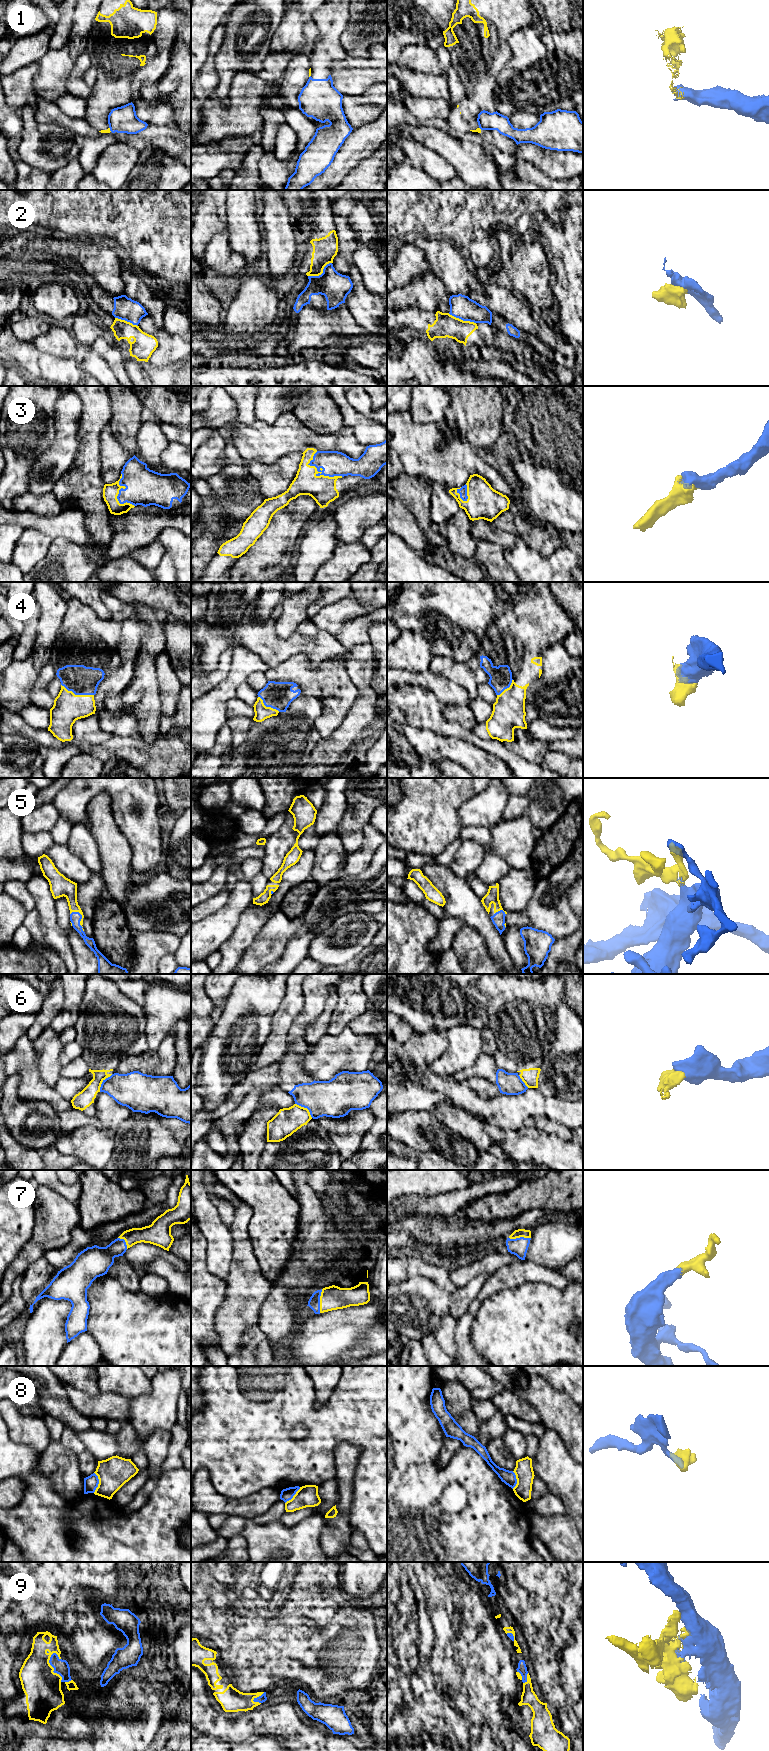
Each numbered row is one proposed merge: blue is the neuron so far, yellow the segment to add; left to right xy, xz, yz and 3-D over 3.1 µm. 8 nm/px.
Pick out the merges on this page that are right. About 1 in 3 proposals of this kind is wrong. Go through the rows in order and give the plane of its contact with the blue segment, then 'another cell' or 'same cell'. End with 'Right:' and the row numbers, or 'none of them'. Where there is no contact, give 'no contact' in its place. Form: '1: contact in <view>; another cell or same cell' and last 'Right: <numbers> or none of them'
1: contact in xy; another cell
2: contact in xz; another cell
3: contact in xz; same cell
4: contact in xy; same cell
5: contact in xy; same cell
6: contact in xz; another cell
7: contact in xz; same cell
8: contact in xy; another cell
9: contact in xy; same cell
Right: 3, 4, 5, 7, 9

